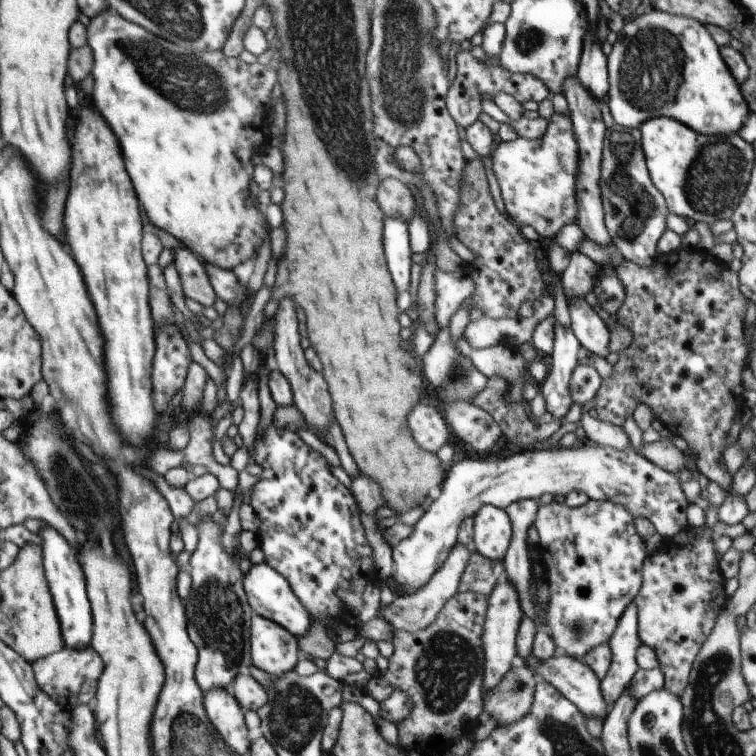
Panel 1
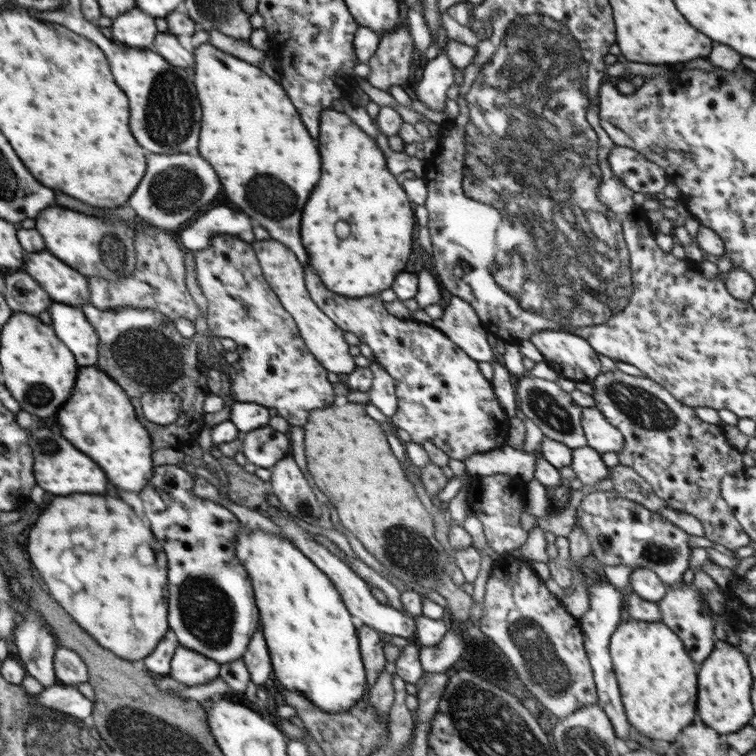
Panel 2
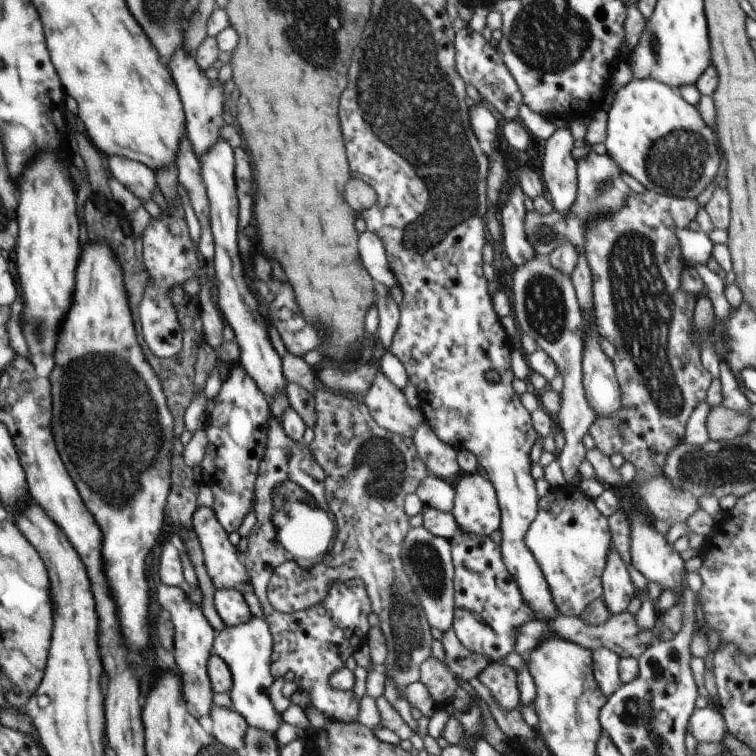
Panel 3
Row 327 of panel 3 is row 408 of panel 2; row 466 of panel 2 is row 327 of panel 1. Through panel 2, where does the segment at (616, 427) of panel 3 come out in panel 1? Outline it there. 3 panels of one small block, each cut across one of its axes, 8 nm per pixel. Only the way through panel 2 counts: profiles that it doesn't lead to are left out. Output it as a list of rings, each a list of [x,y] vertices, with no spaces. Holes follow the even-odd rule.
[[[697,248],[690,250],[678,249],[669,254],[660,255],[652,266],[639,266],[638,264],[634,264],[634,262],[623,259],[620,264],[618,264],[617,272],[618,278],[623,281],[625,300],[613,318],[616,323],[630,328],[634,340],[632,340],[630,346],[626,346],[626,350],[616,352],[618,361],[613,366],[612,375],[604,379],[602,378],[602,386],[600,386],[594,398],[594,408],[596,412],[598,412],[598,419],[622,428],[627,416],[634,414],[637,404],[645,403],[652,409],[655,419],[662,422],[674,436],[676,435],[684,439],[688,443],[688,447],[696,452],[696,456],[698,456],[698,460],[696,460],[697,471],[704,475],[708,481],[716,482],[722,490],[728,491],[728,488],[732,486],[733,477],[730,476],[730,472],[727,470],[723,453],[727,448],[726,438],[728,438],[728,432],[730,432],[730,426],[732,426],[734,416],[738,416],[738,412],[742,412],[746,408],[745,402],[742,399],[745,391],[744,386],[742,386],[742,371],[749,367],[749,352],[743,336],[748,300],[740,291],[738,273],[732,272],[727,265],[723,265],[712,253]]]

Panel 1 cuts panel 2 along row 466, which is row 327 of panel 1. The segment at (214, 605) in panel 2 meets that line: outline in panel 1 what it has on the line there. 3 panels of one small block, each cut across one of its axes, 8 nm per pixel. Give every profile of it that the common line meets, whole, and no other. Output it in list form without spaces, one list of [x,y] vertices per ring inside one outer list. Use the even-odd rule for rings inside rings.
[[[164,324],[157,327],[157,350],[153,362],[153,392],[157,410],[165,413],[168,403],[174,398],[174,395],[184,387],[188,368],[193,362],[188,349],[188,342],[175,324]]]

